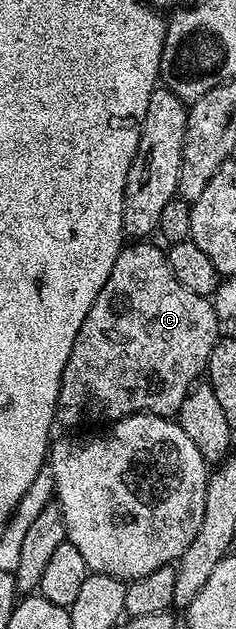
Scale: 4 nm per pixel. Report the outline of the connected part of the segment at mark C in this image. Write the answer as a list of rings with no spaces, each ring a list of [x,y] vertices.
[[[134,240],[129,244],[123,245],[122,250],[116,256],[116,264],[112,264],[112,273],[108,275],[108,280],[104,280],[104,288],[100,288],[100,296],[96,296],[96,304],[92,304],[92,308],[88,308],[88,316],[84,316],[84,324],[80,324],[80,332],[76,332],[76,340],[72,344],[72,352],[68,356],[66,361],[66,367],[62,373],[62,383],[60,384],[60,392],[58,393],[58,408],[56,411],[56,418],[59,423],[62,422],[66,426],[78,426],[81,422],[106,422],[105,424],[113,424],[120,421],[122,418],[127,418],[130,414],[137,414],[139,412],[149,412],[151,414],[158,414],[161,418],[169,418],[171,416],[177,415],[180,404],[184,404],[184,396],[188,396],[188,392],[192,389],[195,382],[199,381],[207,373],[208,367],[210,365],[210,357],[212,356],[212,348],[218,343],[220,337],[220,331],[218,331],[218,326],[220,326],[220,320],[216,316],[214,311],[214,303],[205,294],[197,294],[192,292],[188,288],[184,288],[184,284],[180,284],[180,280],[176,280],[176,272],[172,272],[170,267],[170,259],[168,257],[167,251],[163,249],[161,245],[153,246],[153,241],[150,240]]]

